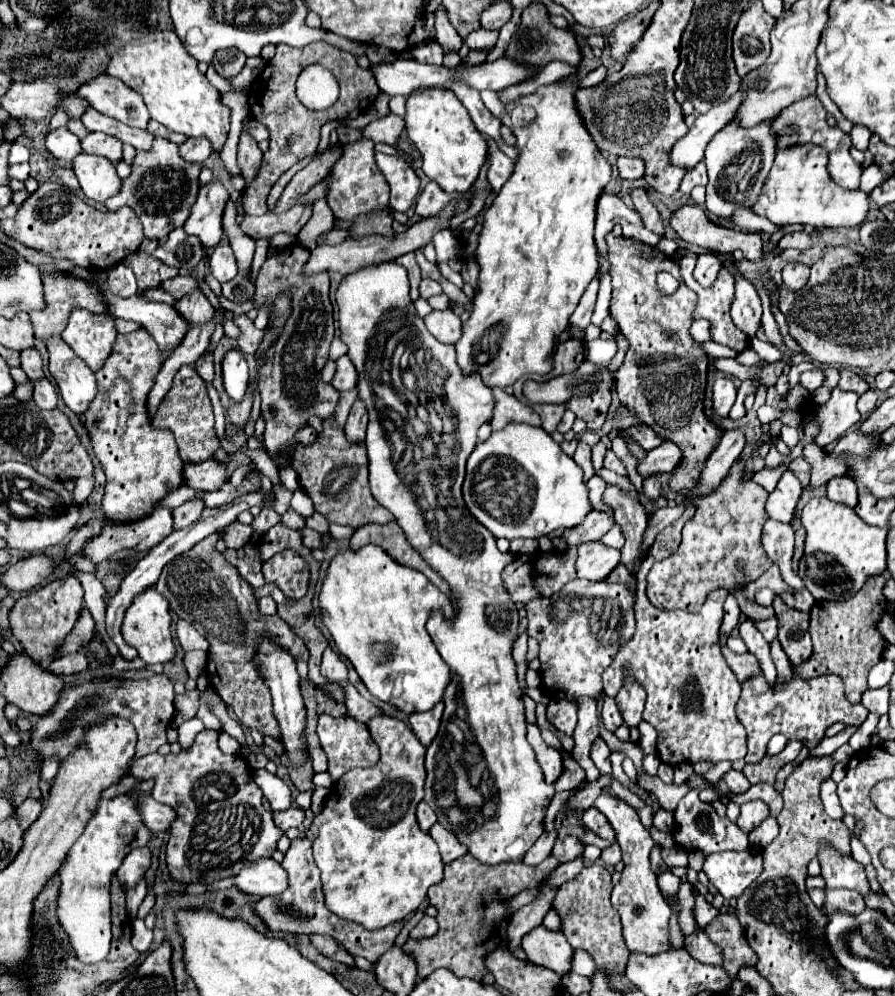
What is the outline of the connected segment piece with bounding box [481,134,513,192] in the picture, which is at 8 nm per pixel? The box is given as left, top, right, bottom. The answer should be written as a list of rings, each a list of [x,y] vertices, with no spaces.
[[[481,134],[487,142],[487,156],[489,156],[489,170],[487,170],[487,180],[491,184],[491,188],[495,188],[495,192],[499,192],[499,188],[507,182],[511,170],[513,170],[513,160],[503,154],[497,146],[497,142],[493,138],[489,138],[487,134]]]

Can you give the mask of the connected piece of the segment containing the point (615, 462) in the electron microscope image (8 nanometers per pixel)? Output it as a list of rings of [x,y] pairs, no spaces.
[[[607,450],[607,454],[605,454],[605,468],[607,468],[607,470],[613,470],[613,472],[617,472],[617,474],[621,474],[621,476],[627,476],[625,464],[621,462],[621,458],[619,458],[613,450]]]

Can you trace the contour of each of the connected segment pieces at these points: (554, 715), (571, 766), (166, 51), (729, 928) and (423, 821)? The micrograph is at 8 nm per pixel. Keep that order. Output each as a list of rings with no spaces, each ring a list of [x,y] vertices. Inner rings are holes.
[[[553,700],[547,706],[546,717],[557,728],[557,732],[571,736],[575,724],[577,724],[577,710],[579,710],[577,702]]]
[[[561,750],[561,756],[563,756],[563,772],[561,776],[557,778],[557,782],[553,784],[555,786],[555,792],[563,792],[563,790],[573,790],[579,786],[581,780],[585,780],[585,772],[583,768],[573,760],[573,756],[569,756],[567,752]]]
[[[155,30],[125,44],[111,56],[107,74],[117,76],[129,88],[139,92],[151,118],[167,126],[171,132],[205,136],[211,140],[215,152],[223,148],[229,132],[229,108],[221,102],[219,90],[197,70],[197,60],[181,46],[181,40],[173,30]]]
[[[719,914],[713,922],[705,926],[705,934],[709,940],[721,948],[723,964],[721,968],[729,974],[731,980],[737,978],[737,972],[743,966],[757,968],[757,954],[745,942],[743,930],[733,914]]]
[[[421,800],[421,802],[417,804],[417,822],[419,822],[419,828],[421,828],[423,832],[427,832],[427,830],[437,822],[435,812],[429,808],[429,804],[427,804],[425,800]]]

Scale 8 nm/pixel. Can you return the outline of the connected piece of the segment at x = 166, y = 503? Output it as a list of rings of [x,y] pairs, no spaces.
[[[181,486],[177,490],[171,490],[165,498],[161,498],[161,502],[157,502],[157,506],[163,506],[163,508],[173,510],[173,508],[181,506],[183,502],[187,502],[189,498],[195,498],[195,496],[199,496],[199,490],[193,492],[193,490],[185,490],[185,486]]]

